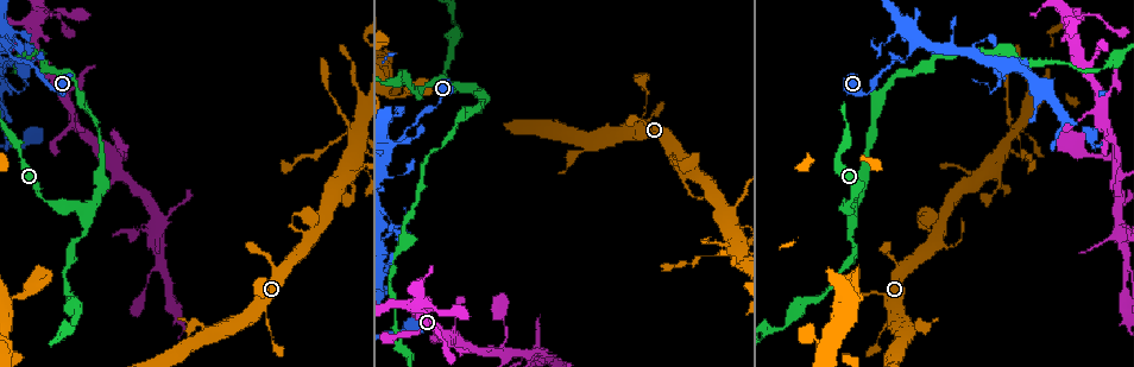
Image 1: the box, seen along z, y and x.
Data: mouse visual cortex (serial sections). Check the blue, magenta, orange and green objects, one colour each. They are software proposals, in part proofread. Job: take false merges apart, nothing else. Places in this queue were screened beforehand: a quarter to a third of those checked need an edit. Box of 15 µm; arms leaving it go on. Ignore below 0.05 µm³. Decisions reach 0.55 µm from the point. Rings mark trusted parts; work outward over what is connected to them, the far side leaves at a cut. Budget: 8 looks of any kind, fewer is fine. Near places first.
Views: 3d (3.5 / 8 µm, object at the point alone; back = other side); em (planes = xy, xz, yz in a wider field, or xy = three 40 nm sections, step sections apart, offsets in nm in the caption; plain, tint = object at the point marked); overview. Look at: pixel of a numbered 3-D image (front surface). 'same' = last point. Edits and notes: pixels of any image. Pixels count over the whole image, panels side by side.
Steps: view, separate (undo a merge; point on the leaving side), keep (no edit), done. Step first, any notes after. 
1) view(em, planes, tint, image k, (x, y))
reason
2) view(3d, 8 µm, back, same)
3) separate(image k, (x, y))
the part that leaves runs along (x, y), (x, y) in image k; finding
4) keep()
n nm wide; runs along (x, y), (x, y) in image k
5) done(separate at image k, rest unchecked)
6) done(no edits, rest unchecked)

view(3d, 3.5 µm, image 1, (994, 175))
narrows sharply

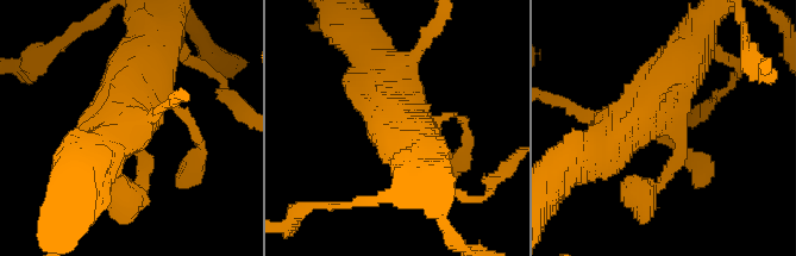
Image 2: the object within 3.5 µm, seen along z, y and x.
view(em, xy, step 1, tint, image 2, (672, 121))
need the tissue

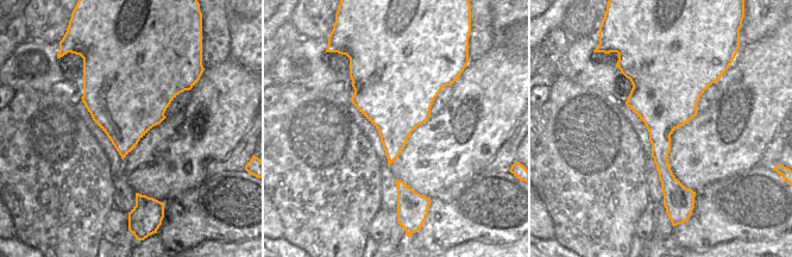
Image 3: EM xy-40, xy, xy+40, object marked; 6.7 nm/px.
keep()
runs along (597, 153), (650, 108), (691, 43) in image 2; all the same cell

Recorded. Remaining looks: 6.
view(3d, 3.5 µm, image 1, (154, 220))
branch point

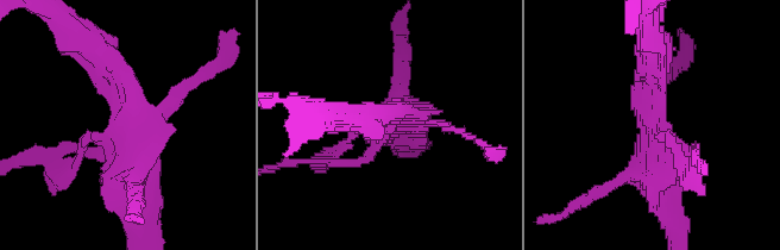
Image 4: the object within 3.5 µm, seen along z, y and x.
separate(image 4, (703, 166))
the part that leaves runs along (379, 142), (353, 167), (325, 160), (288, 167) in image 4; two cells meet here

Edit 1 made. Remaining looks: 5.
view(overview)

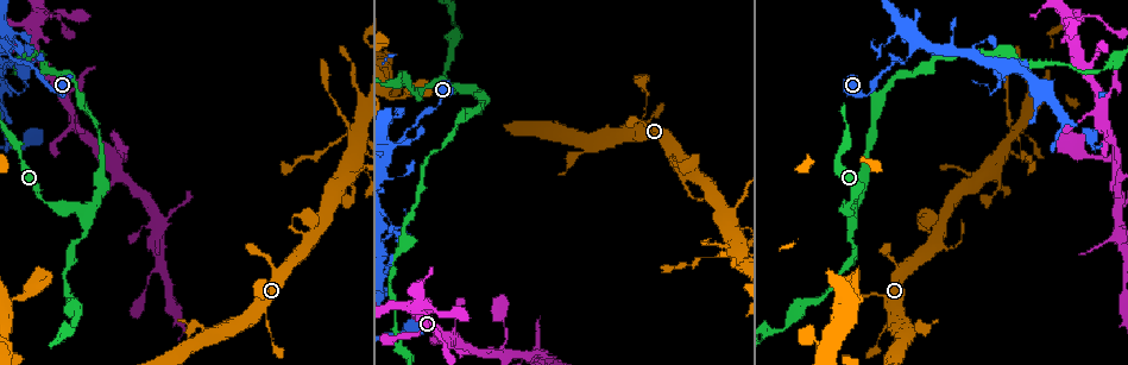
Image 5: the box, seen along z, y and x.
view(em, xy, step 3, tint, image 5, (10, 50))
sudden change in width

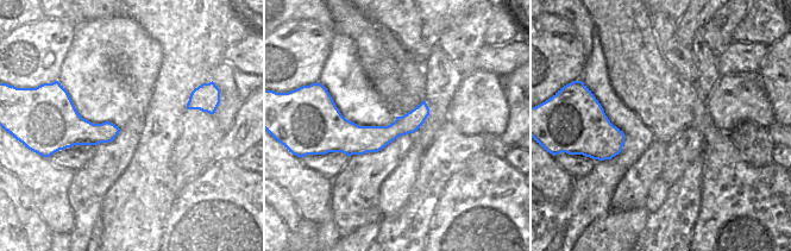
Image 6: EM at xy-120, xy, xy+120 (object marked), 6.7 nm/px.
view(3d, 3.5 µm, same)
wider look

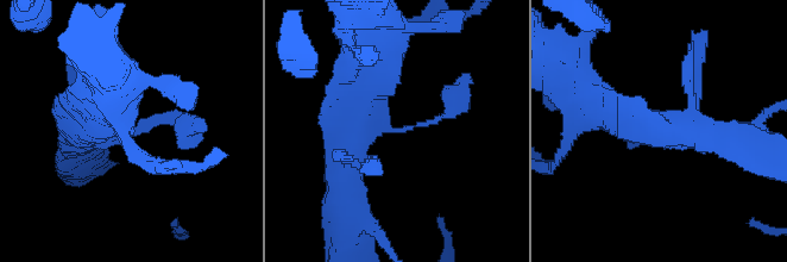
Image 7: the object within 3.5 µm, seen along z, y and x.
keep()
180 nm wide; runs along (426, 111), (385, 135), (319, 114) in image 6; one cell here

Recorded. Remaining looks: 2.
done(separate at image 4, rest unchecked)

